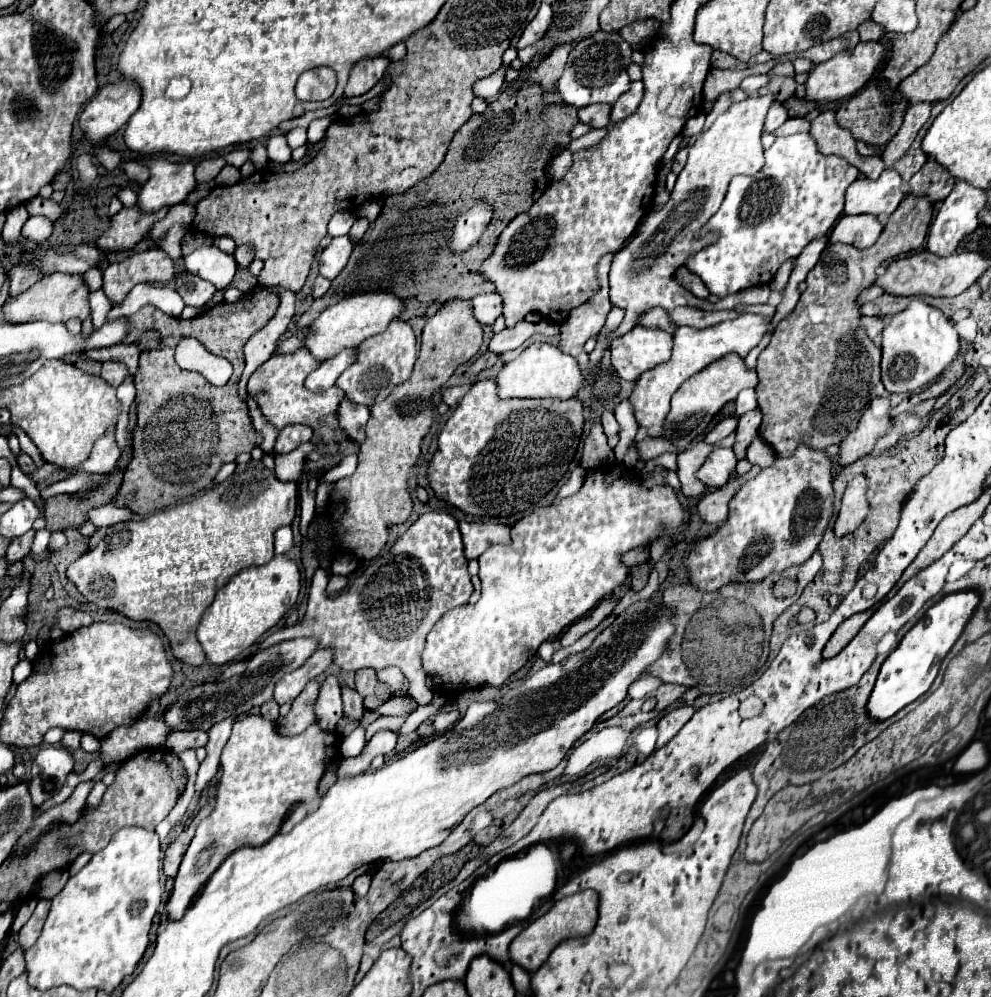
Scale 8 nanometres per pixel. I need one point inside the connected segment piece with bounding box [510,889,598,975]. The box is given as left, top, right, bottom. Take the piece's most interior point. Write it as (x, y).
(574, 916)

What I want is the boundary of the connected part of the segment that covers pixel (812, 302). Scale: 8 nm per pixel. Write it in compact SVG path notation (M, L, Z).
M906 197L906 199L900 203L900 207L890 215L890 219L888 219L888 223L886 223L886 227L884 227L880 239L878 239L872 247L868 247L868 249L856 249L856 247L844 245L844 243L828 243L826 249L822 251L822 255L820 255L816 267L814 267L814 269L808 273L808 277L806 277L806 285L808 285L808 287L806 287L806 291L800 295L800 301L798 301L794 313L788 315L788 317L776 327L776 331L774 331L774 335L772 335L768 347L766 347L766 349L760 353L760 357L758 357L756 373L758 373L760 383L758 383L758 387L756 387L756 393L758 393L758 407L760 407L762 415L764 415L764 417L762 417L762 425L760 425L760 437L766 439L766 441L774 447L774 451L776 451L778 457L788 457L788 455L792 455L792 453L796 451L798 443L806 443L806 445L810 445L810 447L826 449L826 447L832 445L832 443L842 443L842 441L856 429L856 425L858 425L858 421L860 421L860 417L862 417L862 411L870 405L872 397L876 395L876 383L880 381L880 347L876 347L876 345L866 337L864 329L860 327L860 307L858 307L854 301L856 301L856 297L860 295L862 289L866 289L866 287L870 287L870 285L874 283L876 267L878 267L880 263L884 263L884 261L888 261L888 259L896 259L896 257L906 255L906 253L912 253L912 251L916 251L918 247L922 247L924 237L926 237L926 231L928 231L928 225L930 225L930 219L932 219L932 205L928 205L928 201L924 201L924 197Z

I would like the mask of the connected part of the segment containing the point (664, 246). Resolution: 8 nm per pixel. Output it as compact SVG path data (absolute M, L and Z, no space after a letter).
M776 93L750 95L740 103L732 103L712 123L710 129L702 131L696 143L690 145L686 167L678 175L666 207L654 215L648 215L634 233L634 239L616 253L610 269L610 301L612 305L624 307L626 317L618 329L606 335L608 345L628 333L638 323L640 313L648 307L660 305L666 311L672 311L678 305L702 309L708 307L708 301L688 293L672 275L680 265L684 265L690 253L714 241L714 235L708 235L702 241L694 241L694 235L720 209L730 179L736 175L754 175L764 165L764 149L760 145L760 135L764 113L774 101Z

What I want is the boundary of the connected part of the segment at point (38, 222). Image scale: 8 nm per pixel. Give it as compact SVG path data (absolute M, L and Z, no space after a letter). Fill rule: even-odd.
M36 215L36 217L30 217L24 227L22 227L22 235L26 239L32 239L34 243L44 243L50 235L52 235L52 221L48 217L42 217L42 215Z

